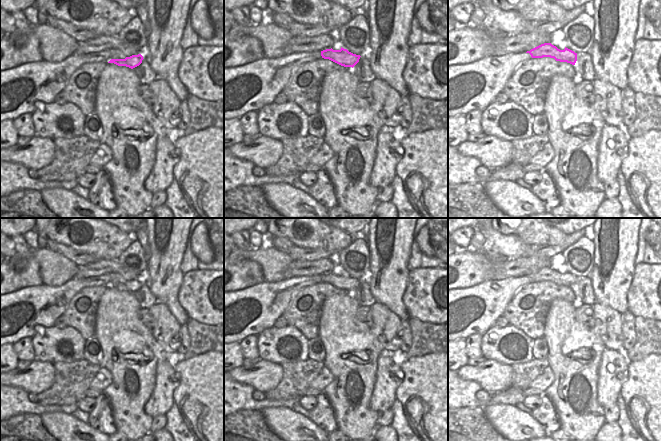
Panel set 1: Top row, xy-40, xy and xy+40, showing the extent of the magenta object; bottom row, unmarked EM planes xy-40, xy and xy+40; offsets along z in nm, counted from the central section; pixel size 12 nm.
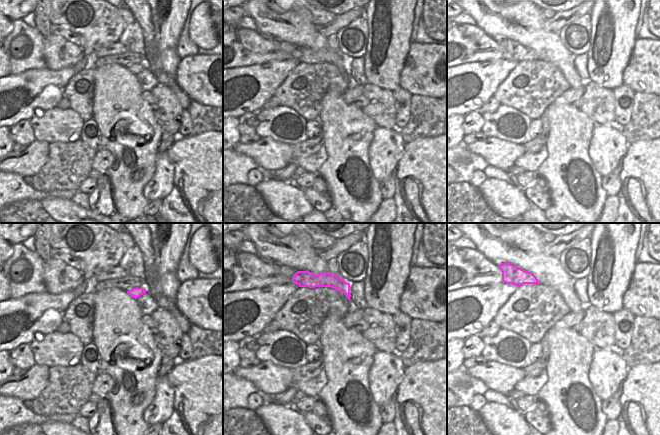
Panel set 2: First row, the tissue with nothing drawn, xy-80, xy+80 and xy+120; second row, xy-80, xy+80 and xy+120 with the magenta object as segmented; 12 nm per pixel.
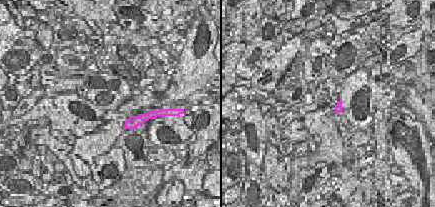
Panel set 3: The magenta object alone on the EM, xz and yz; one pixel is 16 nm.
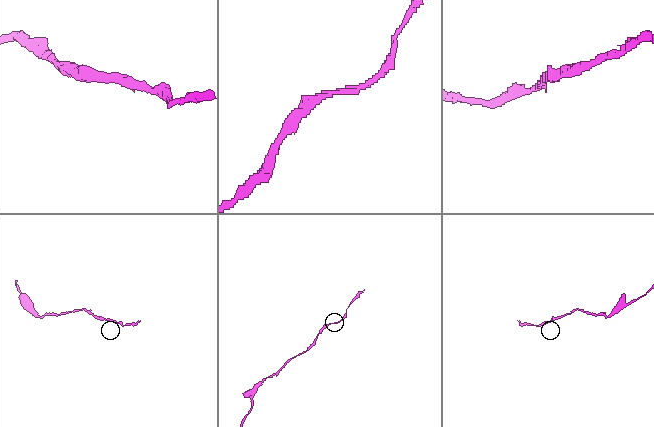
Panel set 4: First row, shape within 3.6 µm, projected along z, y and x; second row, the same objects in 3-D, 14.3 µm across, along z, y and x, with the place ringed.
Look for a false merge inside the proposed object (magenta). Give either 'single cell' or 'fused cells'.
single cell

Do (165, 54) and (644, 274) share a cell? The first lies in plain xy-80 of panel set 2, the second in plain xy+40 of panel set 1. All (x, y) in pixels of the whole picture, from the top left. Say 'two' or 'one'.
two

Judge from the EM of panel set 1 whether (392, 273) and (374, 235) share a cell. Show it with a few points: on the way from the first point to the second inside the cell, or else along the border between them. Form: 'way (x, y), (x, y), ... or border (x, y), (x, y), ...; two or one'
way (384, 264), (377, 253), (375, 244); one

